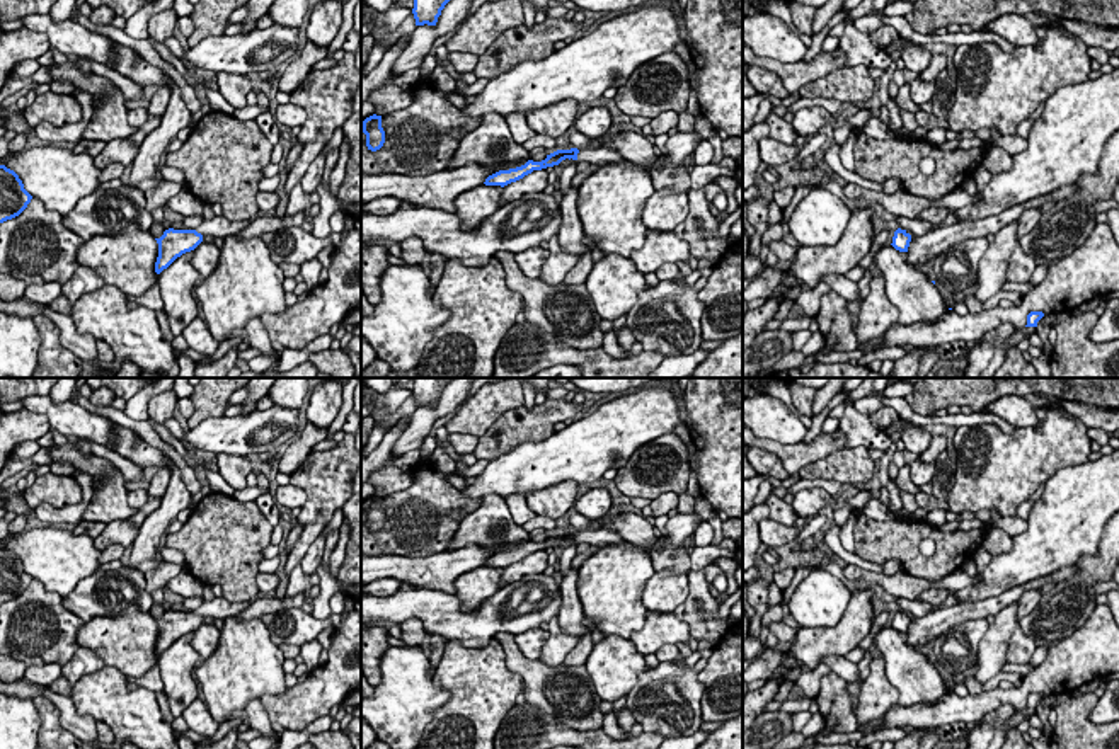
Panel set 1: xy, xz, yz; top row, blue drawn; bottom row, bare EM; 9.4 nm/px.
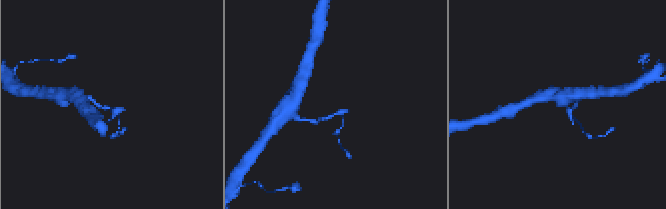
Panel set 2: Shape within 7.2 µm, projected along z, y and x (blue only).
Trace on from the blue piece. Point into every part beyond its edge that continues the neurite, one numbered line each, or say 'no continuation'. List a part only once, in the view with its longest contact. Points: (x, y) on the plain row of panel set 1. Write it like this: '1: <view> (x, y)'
1: xz (598, 537)

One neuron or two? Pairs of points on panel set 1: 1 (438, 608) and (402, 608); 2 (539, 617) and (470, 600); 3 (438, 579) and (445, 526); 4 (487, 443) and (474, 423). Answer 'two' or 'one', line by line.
1: one
2: two
3: two
4: two

